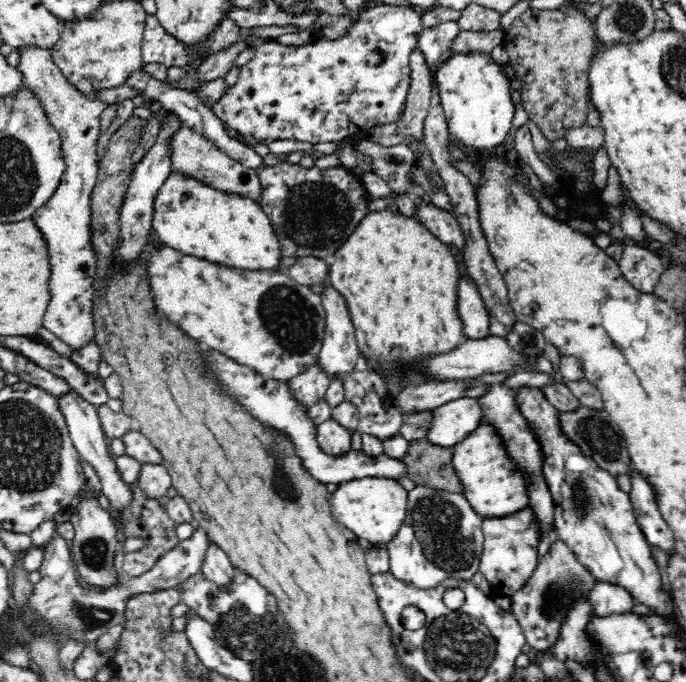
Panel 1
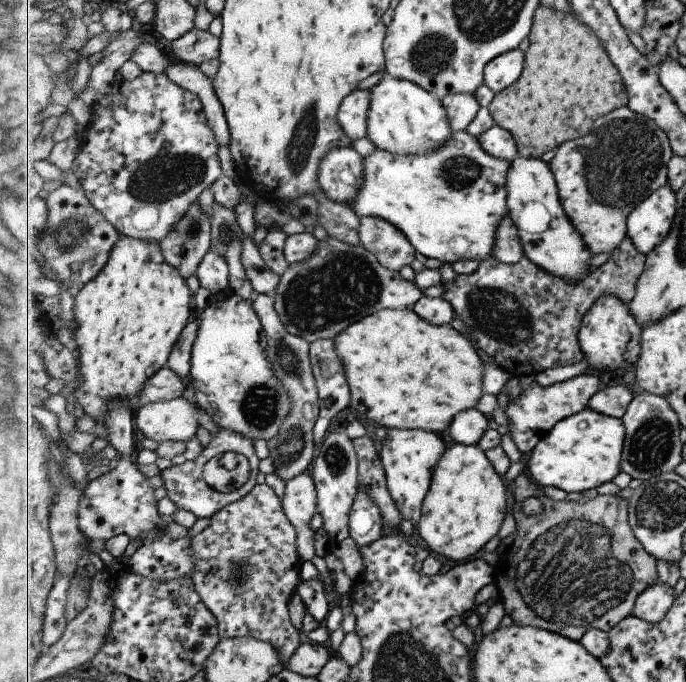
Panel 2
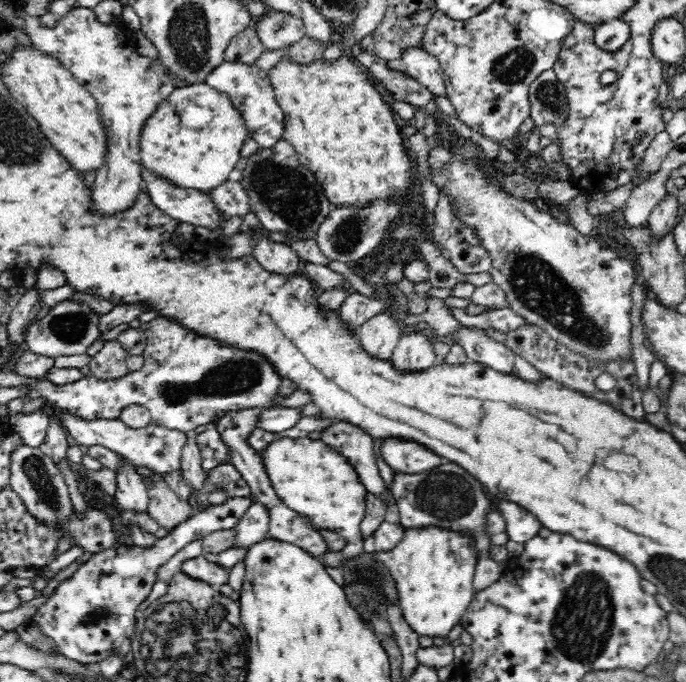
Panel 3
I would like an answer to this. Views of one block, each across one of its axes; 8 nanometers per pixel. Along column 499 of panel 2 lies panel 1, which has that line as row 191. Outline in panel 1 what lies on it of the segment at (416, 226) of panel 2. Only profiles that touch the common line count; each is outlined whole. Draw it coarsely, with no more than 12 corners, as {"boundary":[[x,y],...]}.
{"boundary":[[172,171],[156,238],[212,263],[280,269],[258,199]]}

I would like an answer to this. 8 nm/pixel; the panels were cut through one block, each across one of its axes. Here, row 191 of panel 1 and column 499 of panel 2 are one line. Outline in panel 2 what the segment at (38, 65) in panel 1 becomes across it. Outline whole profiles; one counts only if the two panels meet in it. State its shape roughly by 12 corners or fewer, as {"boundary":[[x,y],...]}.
{"boundary":[[515,48],[485,66],[484,84],[497,96],[521,78],[526,52]]}

